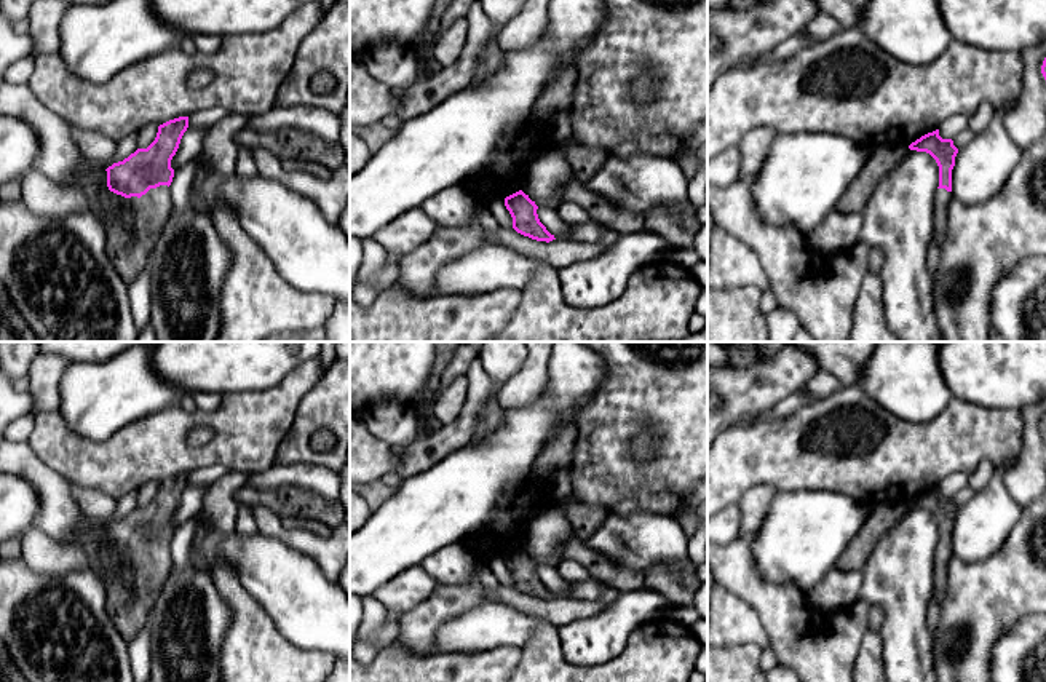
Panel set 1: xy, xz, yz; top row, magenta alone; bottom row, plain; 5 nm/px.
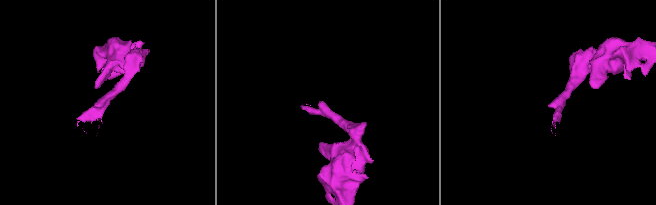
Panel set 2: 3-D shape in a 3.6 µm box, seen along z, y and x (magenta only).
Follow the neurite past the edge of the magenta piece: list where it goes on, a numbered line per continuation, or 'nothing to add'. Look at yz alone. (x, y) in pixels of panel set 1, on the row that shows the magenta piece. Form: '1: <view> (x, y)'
1: yz (942, 197)

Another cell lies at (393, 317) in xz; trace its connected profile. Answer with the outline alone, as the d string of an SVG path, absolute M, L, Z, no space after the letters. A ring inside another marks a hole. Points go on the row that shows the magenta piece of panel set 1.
M388 287L369 308L350 300L350 342L490 342L521 299L517 289L422 299Z

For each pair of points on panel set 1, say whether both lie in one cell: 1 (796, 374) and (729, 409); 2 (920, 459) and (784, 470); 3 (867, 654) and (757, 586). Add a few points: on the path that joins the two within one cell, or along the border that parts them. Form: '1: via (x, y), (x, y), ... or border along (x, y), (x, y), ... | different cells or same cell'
1: via (780, 377), (744, 393) | same cell
2: via (887, 459), (871, 459), (866, 463), (818, 463) | same cell
3: border along (869, 630), (863, 638), (855, 665) | different cells

